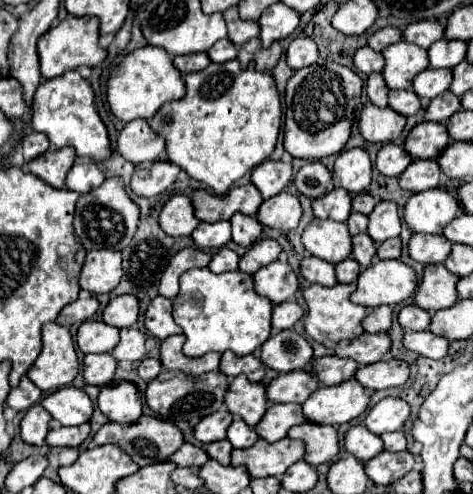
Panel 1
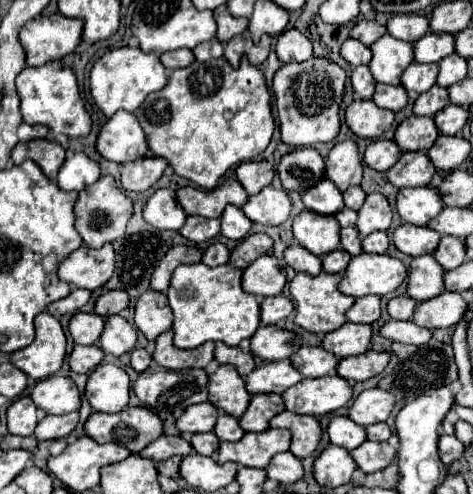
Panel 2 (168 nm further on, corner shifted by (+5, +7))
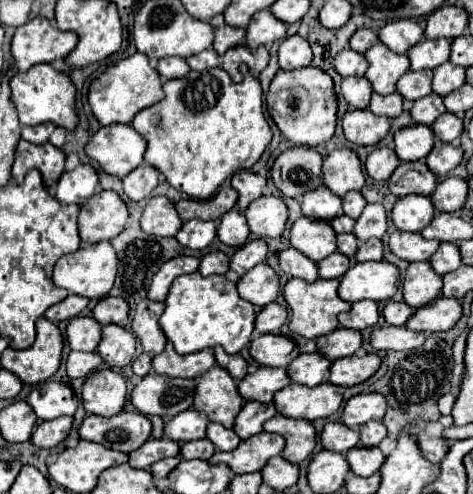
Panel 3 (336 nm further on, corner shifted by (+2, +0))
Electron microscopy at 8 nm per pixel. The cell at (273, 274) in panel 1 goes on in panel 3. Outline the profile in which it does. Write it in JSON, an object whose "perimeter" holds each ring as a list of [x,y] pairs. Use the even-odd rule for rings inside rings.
{"perimeter":[[[261,263],[237,281],[237,291],[251,305],[265,307],[279,295],[279,277],[267,263]]]}

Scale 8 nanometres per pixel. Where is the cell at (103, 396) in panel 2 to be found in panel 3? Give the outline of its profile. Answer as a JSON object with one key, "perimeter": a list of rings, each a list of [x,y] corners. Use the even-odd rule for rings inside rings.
{"perimeter":[[[97,369],[93,371],[85,383],[83,383],[83,407],[91,415],[101,417],[113,417],[117,415],[127,397],[127,383],[121,375],[109,371],[109,369]]]}

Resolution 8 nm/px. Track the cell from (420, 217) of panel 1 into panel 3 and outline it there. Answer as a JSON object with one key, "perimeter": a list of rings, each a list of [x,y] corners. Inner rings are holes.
{"perimeter":[[[405,195],[399,197],[397,203],[393,205],[391,219],[399,231],[409,231],[417,233],[425,229],[435,215],[433,203],[429,197],[423,195]]]}

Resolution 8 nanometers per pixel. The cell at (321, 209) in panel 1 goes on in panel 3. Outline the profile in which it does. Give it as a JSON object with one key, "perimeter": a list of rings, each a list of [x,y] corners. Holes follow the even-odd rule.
{"perimeter":[[[325,185],[305,193],[303,203],[301,203],[301,211],[305,217],[323,219],[323,221],[331,221],[337,215],[343,215],[341,199],[337,195],[333,195],[333,191],[329,191]]]}

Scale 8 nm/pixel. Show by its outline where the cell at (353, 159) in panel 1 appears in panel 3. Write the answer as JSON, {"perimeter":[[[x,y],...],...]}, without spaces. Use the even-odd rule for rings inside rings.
{"perimeter":[[[337,149],[329,153],[323,161],[323,181],[339,197],[351,189],[359,191],[365,185],[365,177],[355,151]]]}

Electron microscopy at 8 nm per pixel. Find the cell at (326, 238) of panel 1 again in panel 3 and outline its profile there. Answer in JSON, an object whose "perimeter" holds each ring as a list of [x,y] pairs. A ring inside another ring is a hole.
{"perimeter":[[[299,217],[291,227],[289,241],[297,251],[307,255],[315,263],[337,251],[335,231],[329,221]]]}

